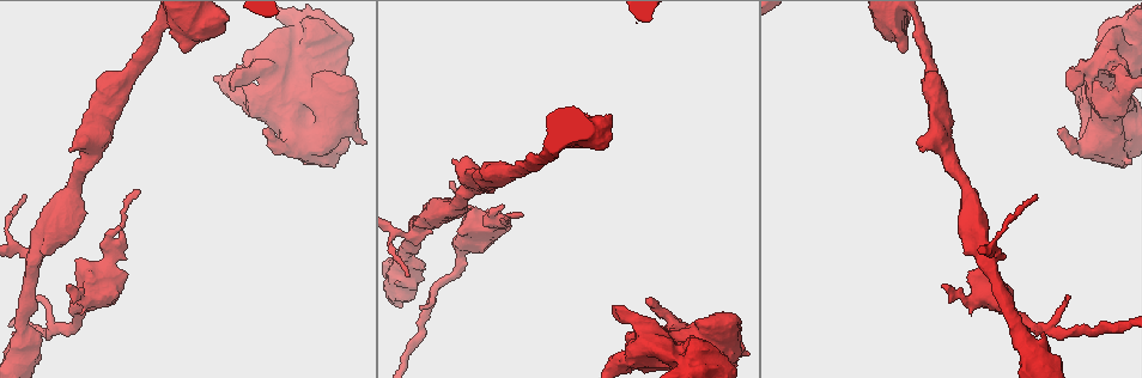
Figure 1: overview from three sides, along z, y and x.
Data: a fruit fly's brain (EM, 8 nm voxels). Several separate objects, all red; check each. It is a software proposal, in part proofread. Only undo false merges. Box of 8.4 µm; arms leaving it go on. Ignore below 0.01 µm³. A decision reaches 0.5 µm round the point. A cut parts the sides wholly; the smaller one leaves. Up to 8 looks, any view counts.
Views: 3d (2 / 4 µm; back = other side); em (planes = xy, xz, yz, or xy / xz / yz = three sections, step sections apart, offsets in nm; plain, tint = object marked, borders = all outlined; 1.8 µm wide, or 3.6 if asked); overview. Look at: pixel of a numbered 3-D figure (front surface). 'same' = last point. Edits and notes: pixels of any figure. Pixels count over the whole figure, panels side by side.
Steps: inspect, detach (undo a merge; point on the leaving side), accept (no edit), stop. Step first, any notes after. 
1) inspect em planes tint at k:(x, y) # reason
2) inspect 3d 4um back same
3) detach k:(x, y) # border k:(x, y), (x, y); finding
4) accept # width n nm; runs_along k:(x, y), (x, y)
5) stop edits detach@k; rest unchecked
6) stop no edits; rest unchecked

inspect em 3.6um planes plain at 1:(344, 91) # calibre changes

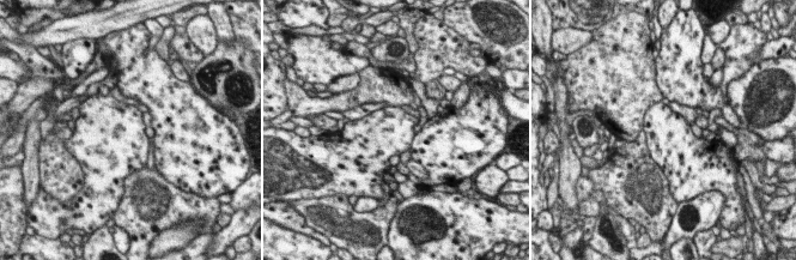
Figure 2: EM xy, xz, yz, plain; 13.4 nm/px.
inspect em 3.6um planes tint same

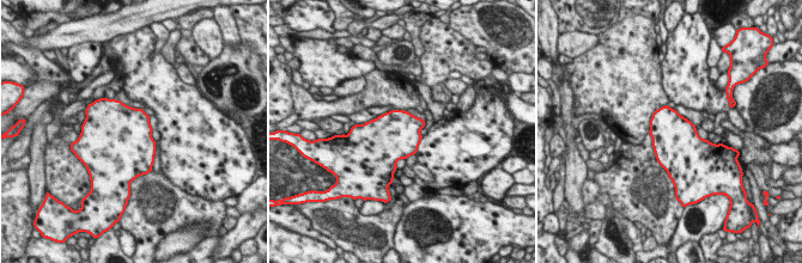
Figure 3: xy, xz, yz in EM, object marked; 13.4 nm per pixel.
accept # all the same cell

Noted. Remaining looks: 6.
inspect em 3.6um planes tint at 1:(1110, 114) # sudden change in width

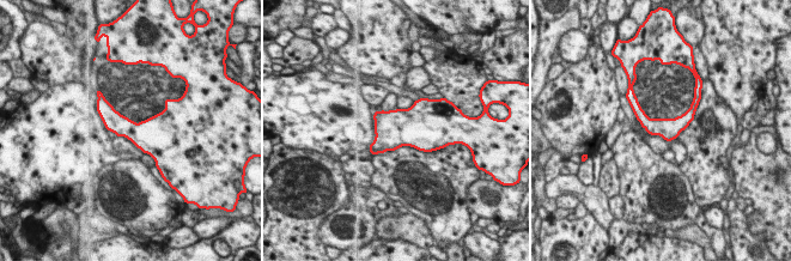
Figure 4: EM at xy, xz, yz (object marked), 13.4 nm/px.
accept # runs_along 4:(637, 109), (651, 126), (692, 111); continuous, no second cell

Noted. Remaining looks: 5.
inspect 3d 2um back at 1:(113, 249) # calibre changes

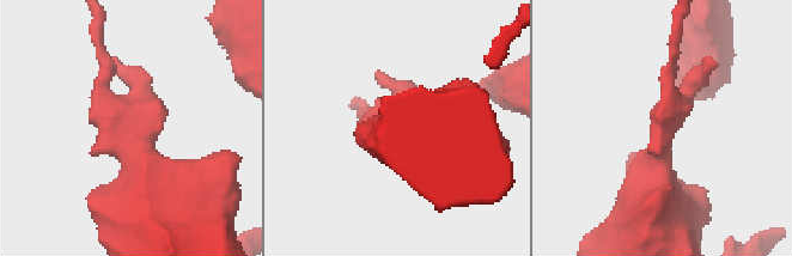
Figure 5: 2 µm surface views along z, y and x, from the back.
inspect em planes tint at 5:(666, 119)

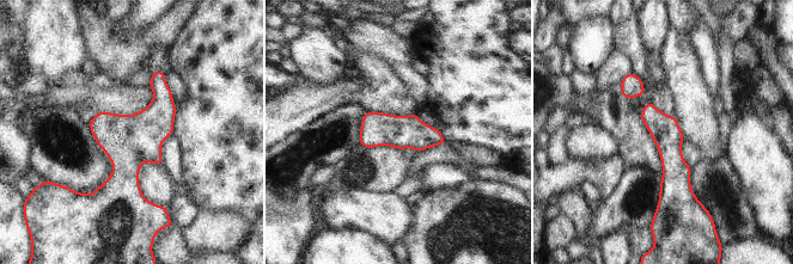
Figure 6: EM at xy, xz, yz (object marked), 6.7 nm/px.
accept # width 200 nm; runs_along 6:(159, 74), (124, 204); all the same cell

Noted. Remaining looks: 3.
inspect 3d 2um at 1:(33, 257)

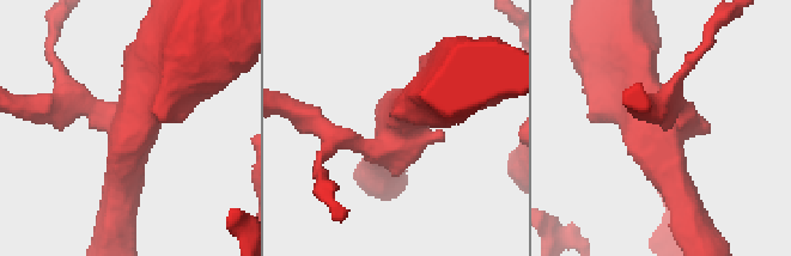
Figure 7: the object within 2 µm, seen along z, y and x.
inspect em planes tint at 7:(398, 127)

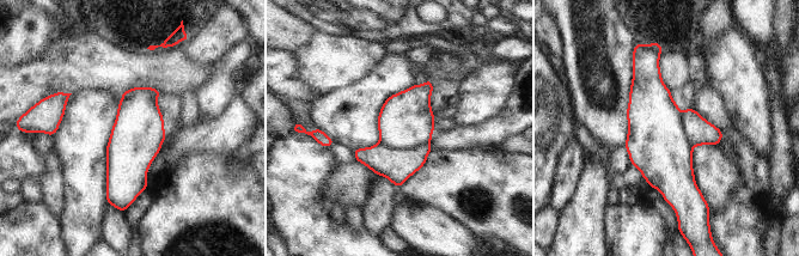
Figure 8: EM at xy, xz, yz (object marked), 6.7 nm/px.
detach 8:(397, 165) # border 8:(379, 142), (395, 148), (427, 144); a second cell is stuck on

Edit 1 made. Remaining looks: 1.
stop edits detach@8; rest unchecked

